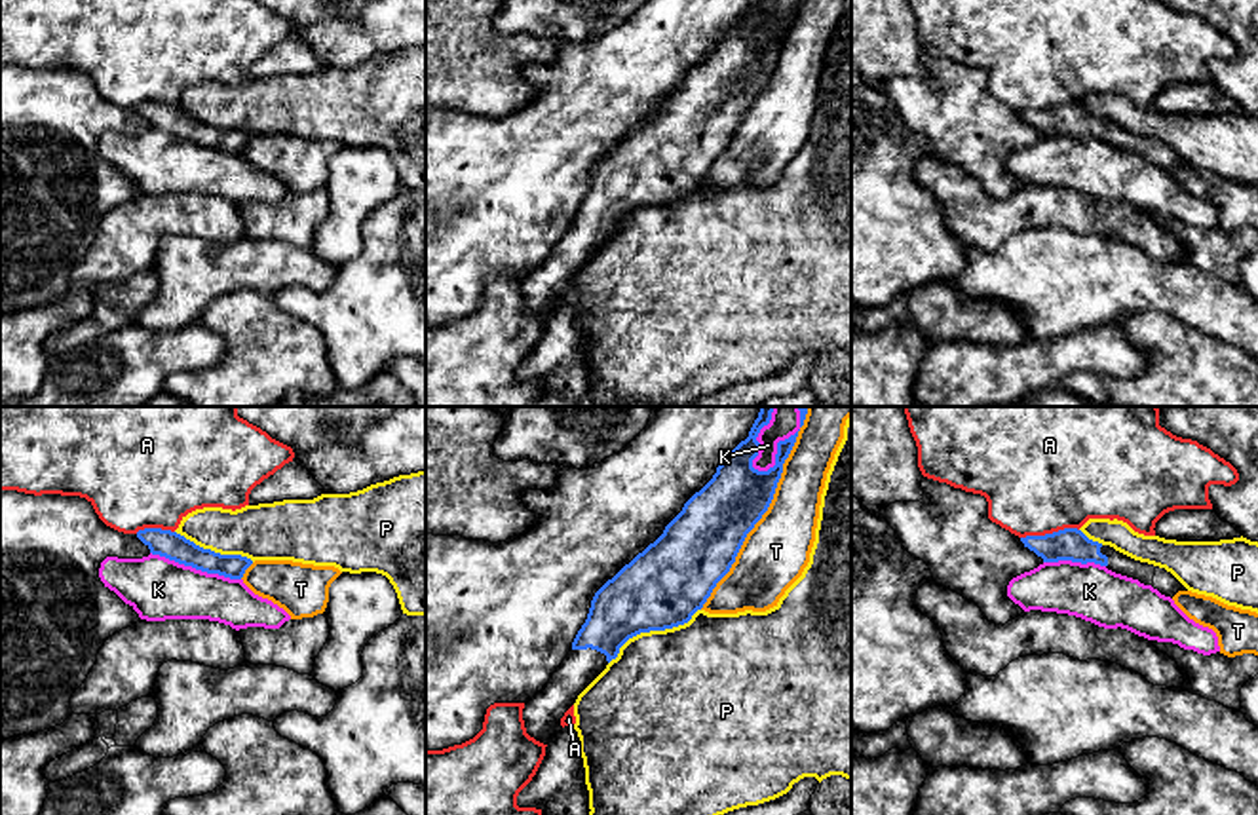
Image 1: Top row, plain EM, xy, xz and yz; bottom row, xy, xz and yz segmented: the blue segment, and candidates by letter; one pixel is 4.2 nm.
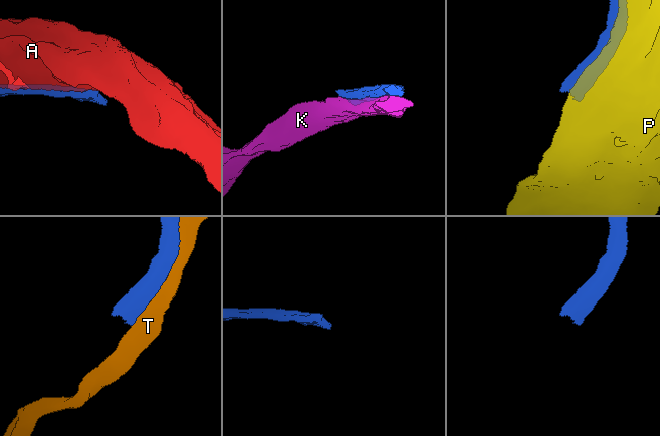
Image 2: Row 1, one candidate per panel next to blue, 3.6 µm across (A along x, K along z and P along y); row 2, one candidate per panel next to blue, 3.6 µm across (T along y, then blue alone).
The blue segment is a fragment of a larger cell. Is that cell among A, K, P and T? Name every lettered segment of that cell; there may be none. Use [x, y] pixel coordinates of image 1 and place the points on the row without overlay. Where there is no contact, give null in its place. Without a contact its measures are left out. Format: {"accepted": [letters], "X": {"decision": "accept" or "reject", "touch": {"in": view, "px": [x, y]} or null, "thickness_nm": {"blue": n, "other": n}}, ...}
{"accepted": [], "A": {"decision": "reject", "touch": {"in": "yz", "px": [1049, 109]}, "thickness_nm": {"blue": 140, "other": 460}}, "K": {"decision": "reject", "touch": {"in": "xz", "px": [776, 29]}, "thickness_nm": {"blue": 260, "other": 90}}, "P": {"decision": "reject", "touch": {"in": "xz", "px": [652, 204]}, "thickness_nm": {"blue": 340, "other": 480}}, "T": {"decision": "reject", "touch": {"in": "xz", "px": [761, 92]}, "thickness_nm": {"blue": 300, "other": 280}}}

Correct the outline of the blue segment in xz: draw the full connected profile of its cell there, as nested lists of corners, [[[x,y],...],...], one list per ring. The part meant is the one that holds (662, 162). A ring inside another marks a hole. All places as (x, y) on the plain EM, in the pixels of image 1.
[[[753,0],[728,32],[720,36],[713,53],[696,66],[682,85],[665,101],[663,108],[608,154],[593,171],[585,198],[578,205],[572,224],[551,249],[549,256],[523,283],[526,308],[549,319],[562,304],[561,293],[578,270],[618,232],[619,222],[633,211],[684,199],[703,182],[716,158],[730,146],[735,131],[754,99],[768,85],[783,38],[798,6],[777,17],[775,40],[768,46],[753,42],[764,0]]]

